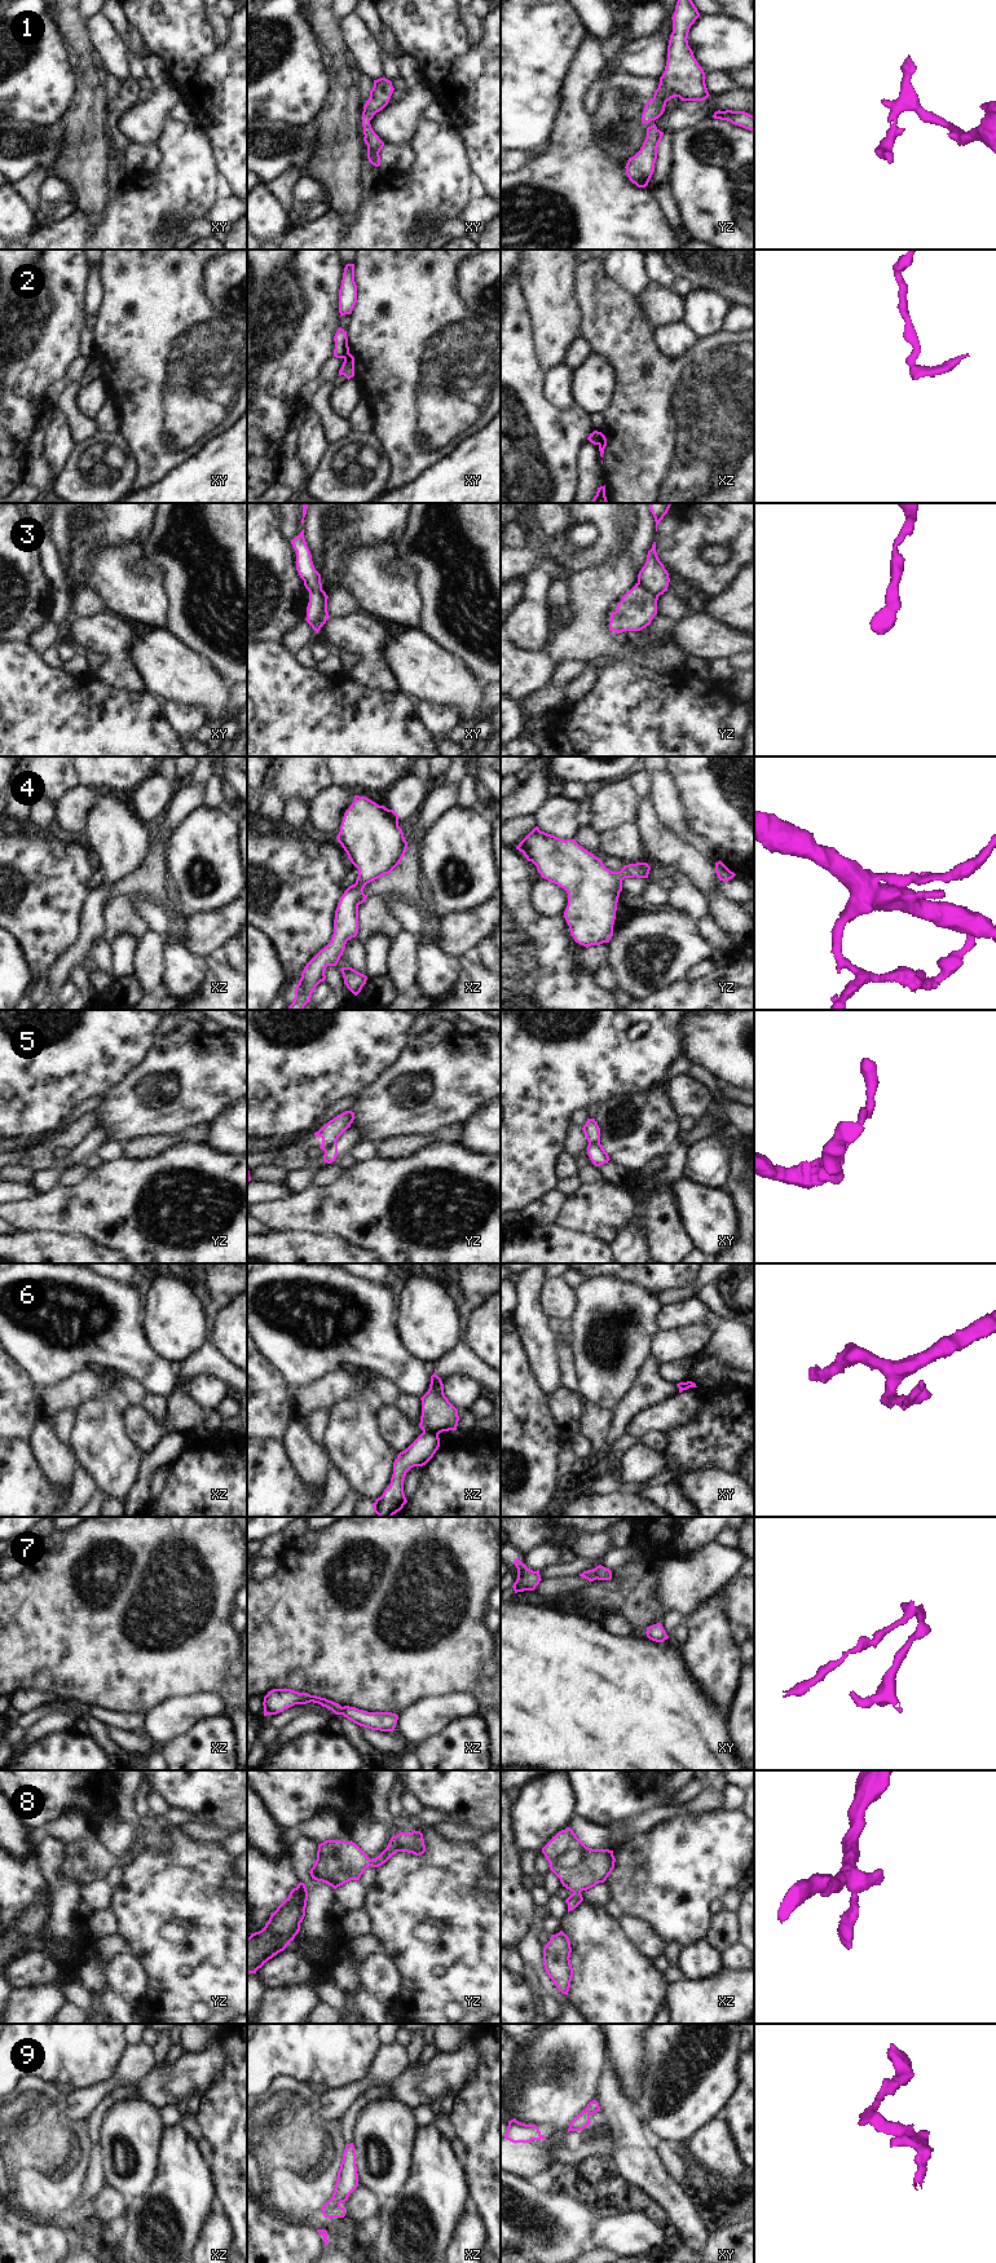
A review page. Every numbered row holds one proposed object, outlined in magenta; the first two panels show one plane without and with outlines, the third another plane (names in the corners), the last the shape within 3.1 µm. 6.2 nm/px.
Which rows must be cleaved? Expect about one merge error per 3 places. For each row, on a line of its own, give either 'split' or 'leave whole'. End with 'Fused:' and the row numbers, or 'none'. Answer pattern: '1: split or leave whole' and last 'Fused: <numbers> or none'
1: leave whole
2: split
3: split
4: leave whole
5: split
6: split
7: leave whole
8: leave whole
9: leave whole
Fused: 2, 3, 5, 6

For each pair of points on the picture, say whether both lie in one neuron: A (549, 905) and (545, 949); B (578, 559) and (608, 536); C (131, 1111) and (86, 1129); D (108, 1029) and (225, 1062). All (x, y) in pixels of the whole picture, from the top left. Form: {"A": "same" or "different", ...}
{"A": "different", "B": "same", "C": "different", "D": "different"}

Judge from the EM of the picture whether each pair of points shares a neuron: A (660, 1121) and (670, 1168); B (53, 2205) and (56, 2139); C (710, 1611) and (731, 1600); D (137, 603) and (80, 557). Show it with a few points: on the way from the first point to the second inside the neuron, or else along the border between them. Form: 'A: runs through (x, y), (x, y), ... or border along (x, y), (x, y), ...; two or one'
A: border along (682, 1142), (665, 1156); two
B: runs through (47, 2188), (45, 2182), (35, 2171), (39, 2156); one
C: border along (718, 1592), (725, 1615), (730, 1623); two
D: border along (115, 547), (93, 552), (86, 586); two

